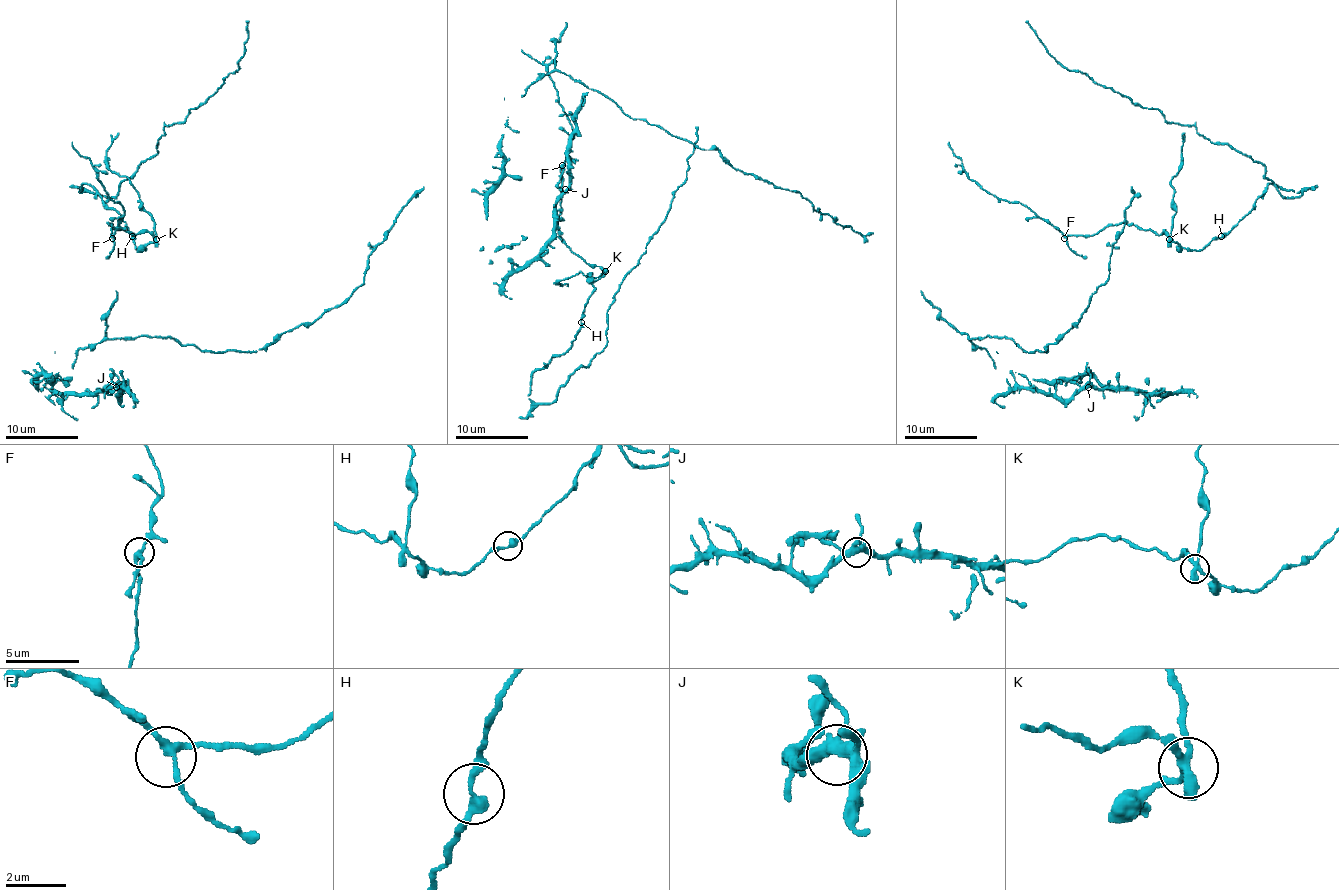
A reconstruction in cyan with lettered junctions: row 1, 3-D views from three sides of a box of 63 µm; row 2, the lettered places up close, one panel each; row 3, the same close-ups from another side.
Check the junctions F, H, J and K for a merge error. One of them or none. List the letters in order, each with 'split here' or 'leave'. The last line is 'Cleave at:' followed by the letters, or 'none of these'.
F: leave
H: leave
J: leave
K: split here
Cleave at: K

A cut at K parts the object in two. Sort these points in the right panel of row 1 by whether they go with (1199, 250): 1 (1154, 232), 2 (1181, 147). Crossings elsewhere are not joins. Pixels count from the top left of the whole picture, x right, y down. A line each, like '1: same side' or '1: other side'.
1: same side
2: other side

